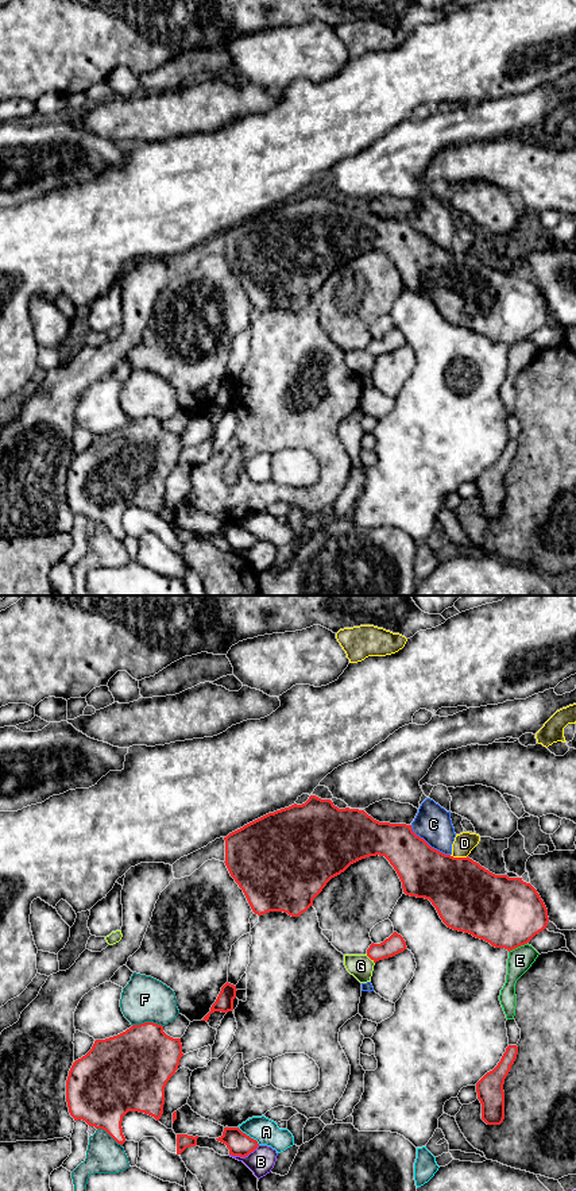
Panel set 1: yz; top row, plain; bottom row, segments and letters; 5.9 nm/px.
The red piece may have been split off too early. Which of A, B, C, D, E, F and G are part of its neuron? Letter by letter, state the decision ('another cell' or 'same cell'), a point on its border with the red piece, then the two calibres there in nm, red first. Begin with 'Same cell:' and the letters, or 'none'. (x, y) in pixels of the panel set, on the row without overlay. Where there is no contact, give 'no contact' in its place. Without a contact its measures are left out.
Same cell: D
A: another cell; meets red in yz at (248, 531); 140 nm thick on the red side, 160 nm on the other
B: another cell; meets red in yz at (244, 551); 140 nm thick on the red side, 160 nm on the other
C: another cell; meets red in yz at (428, 239); 300 nm thick on the red side, 220 nm on the other
D: same cell; meets red in yz at (459, 253); 400 nm thick on the red side, 120 nm on the other
E: another cell; meets red in yz at (517, 342); 420 nm thick on the red side, 150 nm on the other
F: another cell; meets red in yz at (147, 417); 420 nm thick on the red side, 280 nm on the other
G: another cell; meets red in yz at (370, 353); 120 nm thick on the red side, 140 nm on the other

